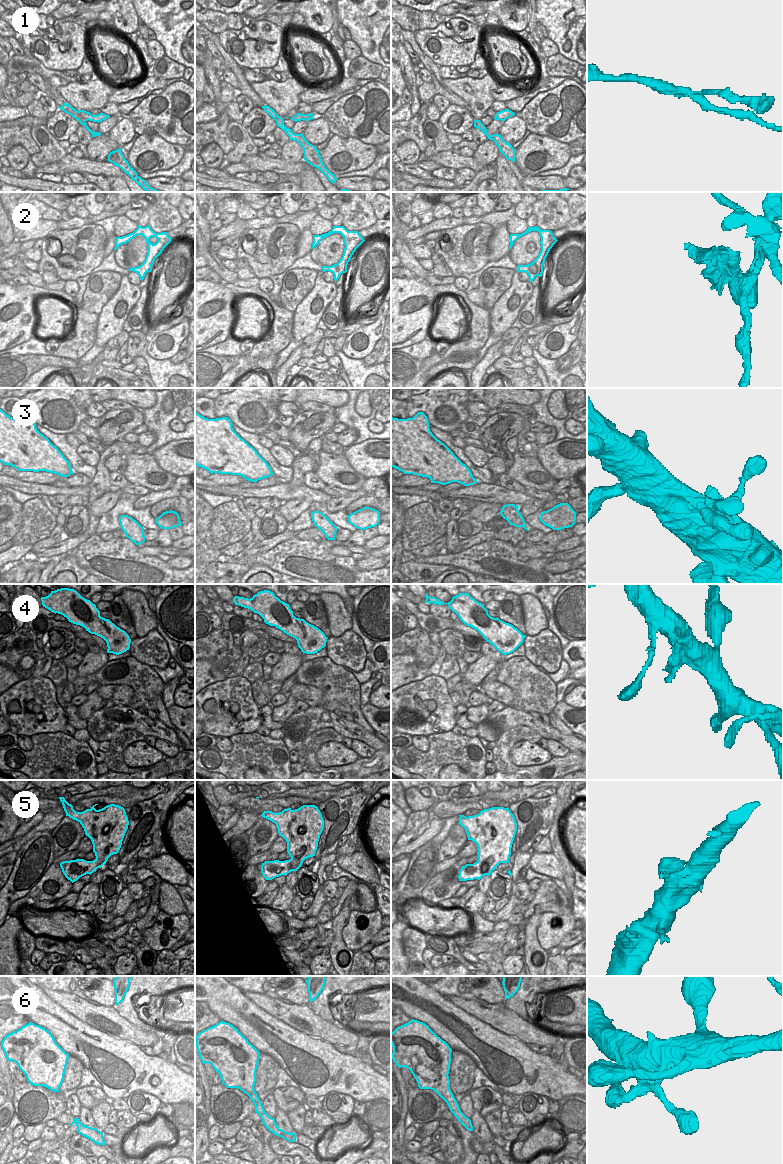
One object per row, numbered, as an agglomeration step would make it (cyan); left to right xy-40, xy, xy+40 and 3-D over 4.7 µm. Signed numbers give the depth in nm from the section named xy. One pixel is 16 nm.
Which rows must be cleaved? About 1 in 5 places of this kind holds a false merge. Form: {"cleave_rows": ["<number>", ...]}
{"cleave_rows": []}

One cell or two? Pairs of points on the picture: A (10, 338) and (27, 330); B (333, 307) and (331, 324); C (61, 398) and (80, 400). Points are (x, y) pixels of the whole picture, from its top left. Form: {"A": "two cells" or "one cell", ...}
{"A": "one cell", "B": "one cell", "C": "one cell"}

